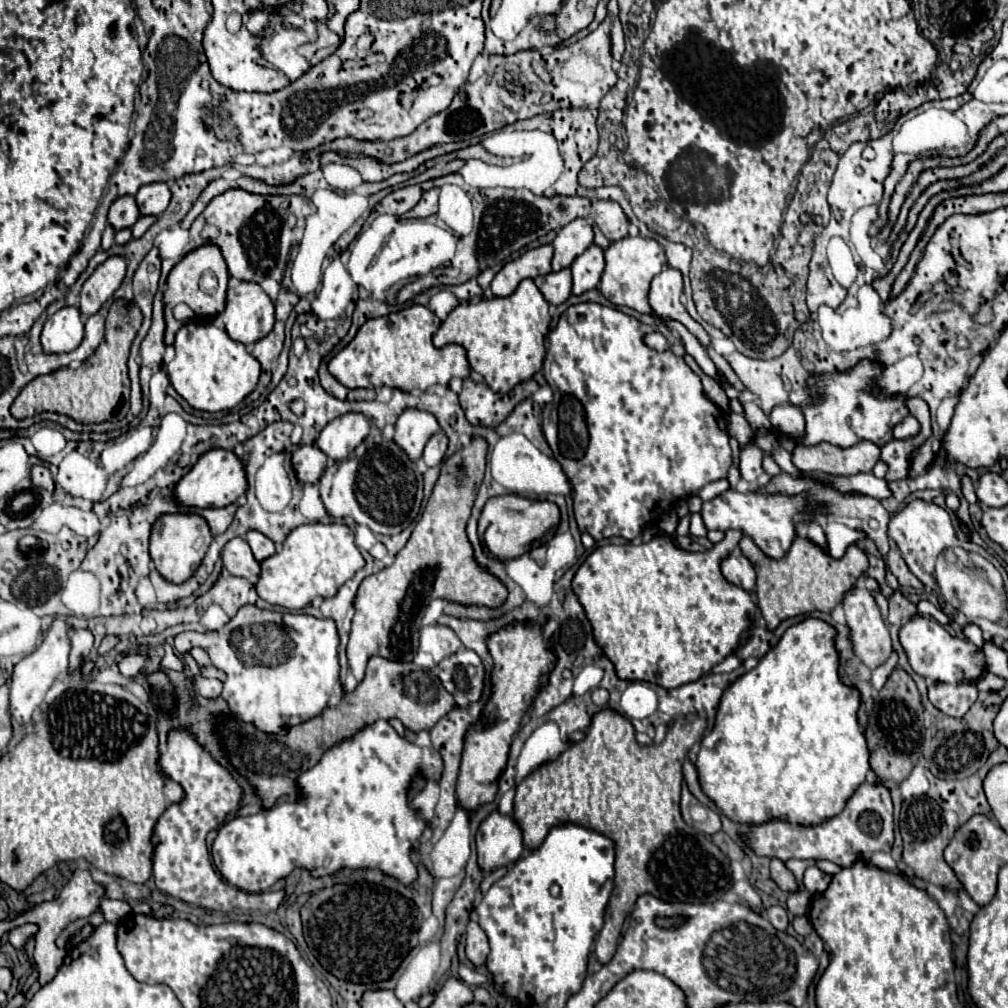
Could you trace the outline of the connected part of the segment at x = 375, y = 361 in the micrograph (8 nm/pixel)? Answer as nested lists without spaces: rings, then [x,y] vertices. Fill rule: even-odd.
[[[412,305],[398,313],[370,319],[360,327],[358,335],[350,341],[350,345],[346,345],[338,355],[332,357],[332,361],[328,363],[328,369],[348,389],[376,389],[376,387],[386,385],[386,387],[400,389],[400,391],[412,391],[412,389],[426,391],[438,383],[448,385],[452,377],[466,379],[470,375],[466,349],[460,345],[446,345],[442,349],[436,349],[432,345],[432,335],[438,331],[438,325],[440,325],[440,319],[428,307],[422,307],[422,305]]]

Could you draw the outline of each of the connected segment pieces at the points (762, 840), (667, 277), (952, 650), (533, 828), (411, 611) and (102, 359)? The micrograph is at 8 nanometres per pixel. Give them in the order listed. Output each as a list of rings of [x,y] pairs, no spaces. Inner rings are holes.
[[[864,783],[860,789],[848,799],[846,809],[816,825],[816,827],[802,827],[792,825],[780,819],[772,819],[764,825],[752,827],[750,833],[754,835],[748,839],[748,845],[756,851],[756,855],[764,857],[778,857],[778,859],[828,859],[840,867],[850,867],[854,861],[870,863],[874,853],[888,853],[894,843],[894,823],[892,823],[892,799],[890,791],[880,783]]]
[[[666,265],[652,279],[650,293],[648,293],[648,301],[650,301],[650,307],[652,307],[654,315],[660,317],[660,319],[666,319],[666,321],[668,319],[680,321],[692,335],[696,335],[700,339],[700,343],[704,347],[708,347],[708,343],[710,343],[708,333],[702,329],[700,323],[696,323],[688,315],[688,311],[680,303],[680,295],[682,295],[682,275],[680,275],[680,271]]]
[[[914,617],[900,629],[900,643],[908,655],[912,669],[926,677],[928,681],[942,681],[942,683],[960,683],[960,681],[978,681],[986,669],[982,651],[960,637],[950,635],[942,625],[930,621],[926,617]]]
[[[604,709],[594,715],[590,729],[586,731],[586,739],[570,745],[556,761],[546,763],[532,771],[522,783],[516,787],[514,797],[514,821],[522,831],[524,847],[538,849],[542,845],[546,833],[552,827],[574,823],[614,841],[616,851],[616,879],[614,891],[608,901],[608,909],[604,915],[604,927],[597,935],[594,953],[602,965],[610,961],[616,951],[622,923],[626,915],[632,911],[636,899],[640,895],[652,895],[666,903],[712,903],[724,899],[724,895],[732,887],[732,873],[728,865],[728,857],[708,839],[696,837],[696,831],[684,823],[680,815],[680,785],[682,785],[682,763],[688,749],[702,739],[706,729],[706,719],[678,719],[668,729],[666,737],[658,745],[640,747],[634,739],[632,723],[612,709]]]
[[[476,437],[468,447],[456,451],[442,463],[440,477],[416,523],[408,543],[396,555],[392,567],[386,567],[362,581],[354,597],[354,619],[346,647],[348,665],[360,683],[370,657],[386,657],[390,661],[412,661],[418,651],[418,631],[422,629],[424,607],[430,599],[446,599],[460,605],[484,605],[490,609],[506,601],[506,587],[486,571],[482,571],[472,555],[466,537],[466,521],[476,499],[478,485],[484,479],[488,445]]]
[[[116,299],[110,305],[108,317],[106,317],[106,337],[98,345],[96,353],[88,357],[80,369],[58,369],[48,375],[40,375],[34,381],[30,381],[16,401],[10,407],[10,413],[16,419],[32,417],[42,411],[60,413],[66,417],[72,417],[78,423],[104,423],[104,421],[122,421],[128,413],[128,397],[130,397],[130,379],[128,379],[128,353],[130,343],[136,337],[142,323],[142,311],[136,303]]]

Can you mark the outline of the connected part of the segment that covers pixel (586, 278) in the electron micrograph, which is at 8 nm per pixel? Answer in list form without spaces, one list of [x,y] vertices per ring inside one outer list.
[[[590,245],[582,255],[574,259],[570,269],[574,275],[574,295],[596,289],[604,271],[604,251],[598,245]]]

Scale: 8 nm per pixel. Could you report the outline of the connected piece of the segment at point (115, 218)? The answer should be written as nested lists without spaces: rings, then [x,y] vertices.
[[[118,197],[108,211],[108,225],[114,231],[128,229],[138,221],[138,217],[140,213],[138,213],[138,205],[134,197]]]

